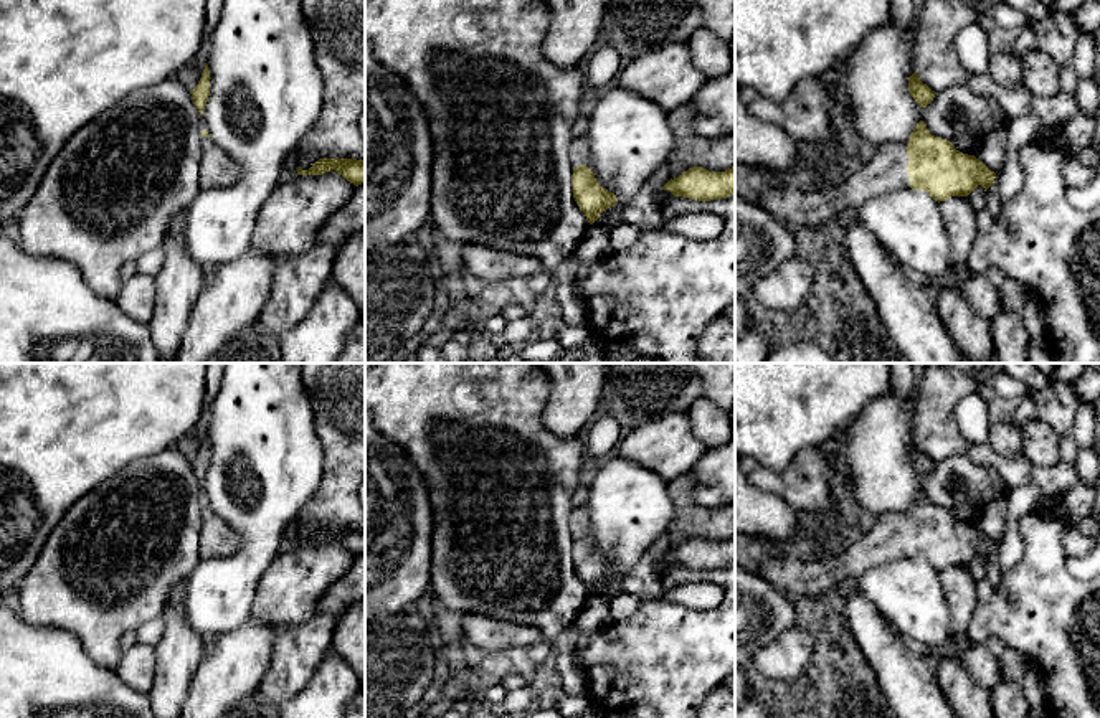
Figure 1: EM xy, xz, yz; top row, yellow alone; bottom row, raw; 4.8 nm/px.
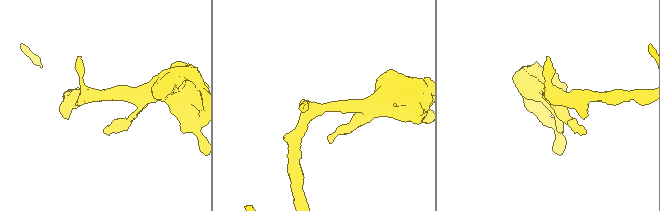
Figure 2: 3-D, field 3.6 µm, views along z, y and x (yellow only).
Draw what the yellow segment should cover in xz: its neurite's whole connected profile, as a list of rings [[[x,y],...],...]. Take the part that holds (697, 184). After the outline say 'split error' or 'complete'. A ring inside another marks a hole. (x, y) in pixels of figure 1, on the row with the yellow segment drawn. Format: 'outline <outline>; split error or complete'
outline [[[692,167],[677,178],[671,178],[661,190],[674,196],[690,200],[722,200],[735,195],[735,167],[725,172],[709,172],[702,167]]]; complete

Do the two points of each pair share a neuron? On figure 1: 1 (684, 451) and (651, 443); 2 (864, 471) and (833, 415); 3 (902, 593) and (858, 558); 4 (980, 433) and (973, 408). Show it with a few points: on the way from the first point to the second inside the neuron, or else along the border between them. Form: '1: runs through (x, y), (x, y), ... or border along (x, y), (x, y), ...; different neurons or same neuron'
1: runs through (676, 449), (659, 444); same neuron
2: border along (869, 401), (826, 449); different neurons
3: border along (907, 560), (882, 562), (869, 566), (858, 578); different neurons
4: runs through (975, 426), (973, 415); same neuron

